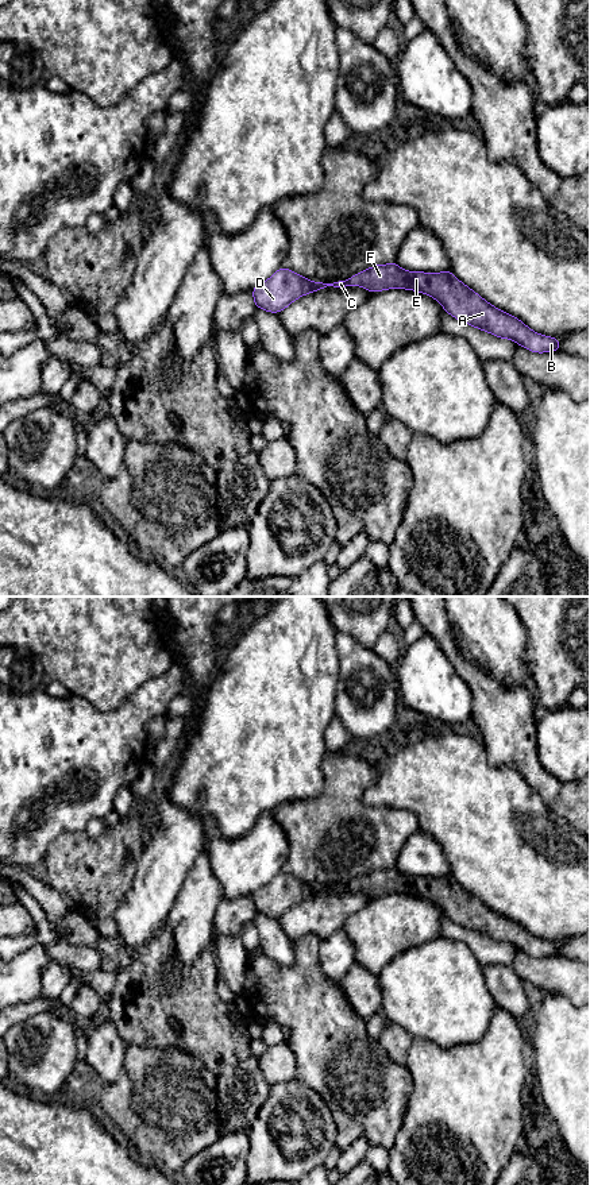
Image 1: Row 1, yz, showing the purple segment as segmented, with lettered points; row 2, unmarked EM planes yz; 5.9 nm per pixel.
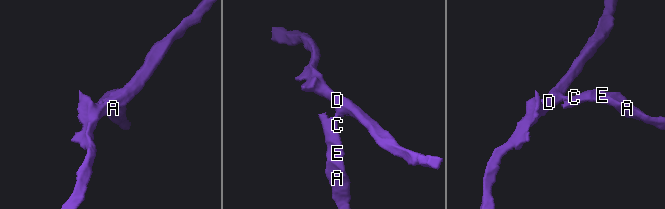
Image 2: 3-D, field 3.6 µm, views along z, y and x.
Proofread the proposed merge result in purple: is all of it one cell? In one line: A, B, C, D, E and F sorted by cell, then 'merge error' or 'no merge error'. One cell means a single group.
groups A B C E F / D; merge error

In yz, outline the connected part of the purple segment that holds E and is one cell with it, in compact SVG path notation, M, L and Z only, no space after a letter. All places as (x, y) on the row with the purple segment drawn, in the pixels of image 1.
M396 262L375 265L347 281L311 282L309 293L336 287L362 286L371 293L386 289L408 289L435 298L456 320L486 331L501 339L512 339L518 346L537 354L559 351L556 337L533 332L517 317L490 305L478 293L460 282L451 271L406 271Z

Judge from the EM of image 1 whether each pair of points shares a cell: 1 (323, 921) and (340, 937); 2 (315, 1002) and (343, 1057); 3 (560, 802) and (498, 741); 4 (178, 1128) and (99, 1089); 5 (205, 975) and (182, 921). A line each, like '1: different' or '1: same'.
1: different
2: same
3: same
4: same
5: different

